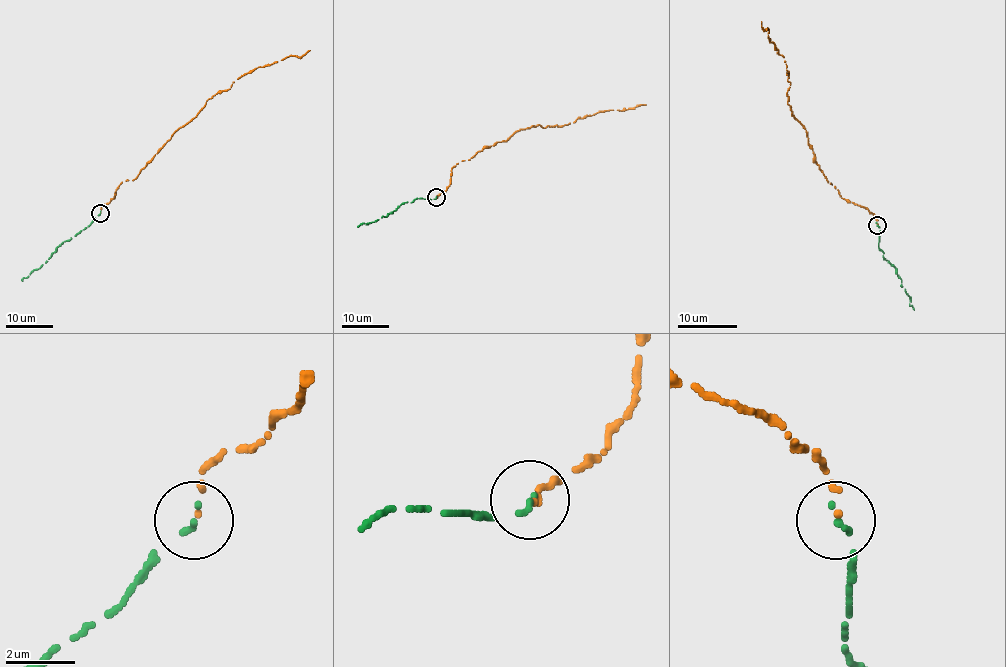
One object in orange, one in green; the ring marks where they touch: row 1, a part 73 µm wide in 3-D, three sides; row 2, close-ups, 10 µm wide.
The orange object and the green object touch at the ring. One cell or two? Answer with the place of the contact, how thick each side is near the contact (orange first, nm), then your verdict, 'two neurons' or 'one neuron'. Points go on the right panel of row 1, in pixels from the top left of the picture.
(877, 225) | 150/170 nm | one neuron

